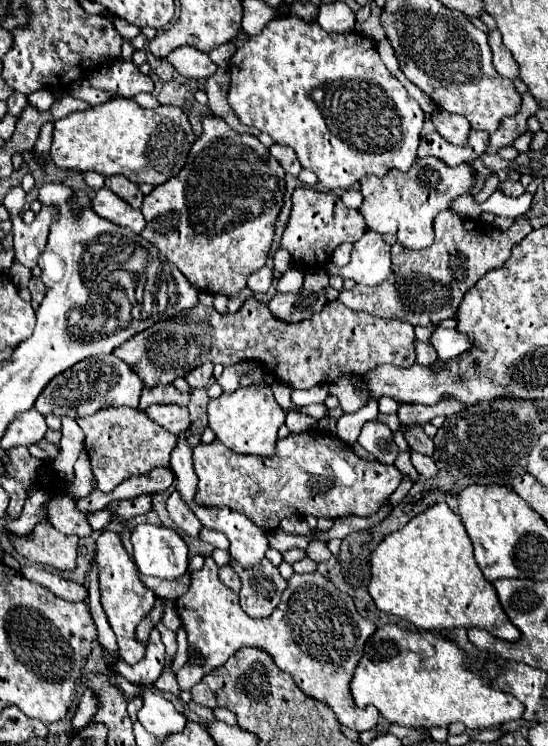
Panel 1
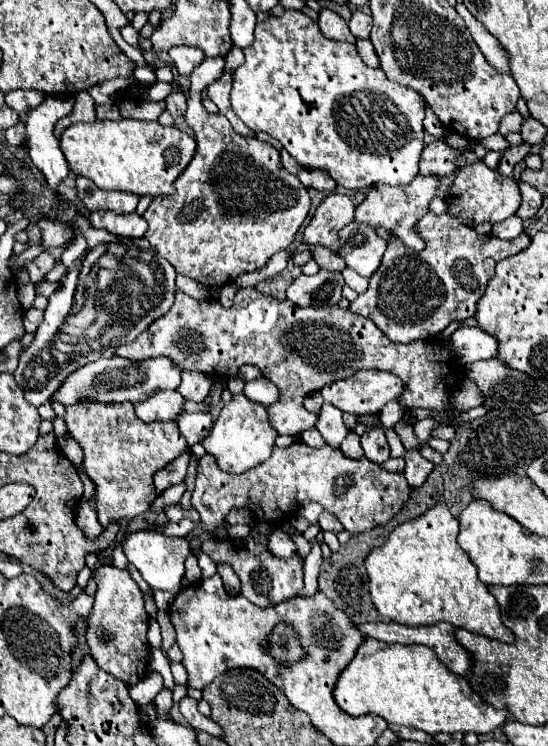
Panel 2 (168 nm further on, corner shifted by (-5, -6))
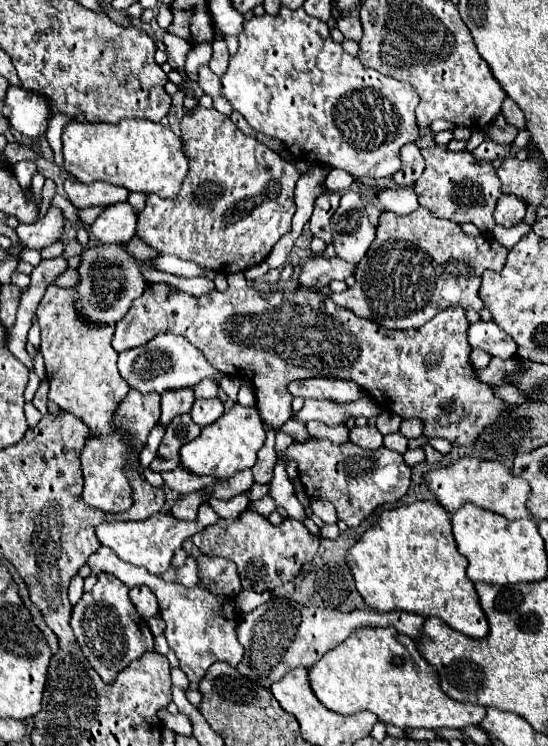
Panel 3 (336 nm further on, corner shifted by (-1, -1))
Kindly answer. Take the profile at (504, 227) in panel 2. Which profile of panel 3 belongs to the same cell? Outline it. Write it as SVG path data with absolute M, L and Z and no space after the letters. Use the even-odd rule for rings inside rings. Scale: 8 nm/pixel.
M525 222L517 224L517 226L511 226L511 228L495 226L495 230L493 230L493 238L497 238L497 242L509 250L513 244L519 242L521 236L525 236L525 232L527 232L527 234L531 232L531 226L525 224Z

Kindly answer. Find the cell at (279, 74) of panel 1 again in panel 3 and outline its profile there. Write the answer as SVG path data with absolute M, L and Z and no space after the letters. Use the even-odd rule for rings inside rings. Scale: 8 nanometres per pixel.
M281 8L281 12L277 16L253 16L251 20L247 20L243 24L243 32L239 34L239 50L237 54L229 60L229 68L227 72L221 76L221 92L223 96L227 96L227 100L231 102L231 106L243 114L243 118L249 122L249 126L255 130L255 132L261 132L265 136L271 136L271 138L277 138L281 140L287 150L291 152L293 158L297 160L307 160L309 164L329 164L331 168L341 168L345 172L349 172L353 178L363 178L363 176L369 176L369 178L385 178L385 176L391 176L393 172L397 172L401 168L401 160L399 160L399 150L403 144L409 144L409 142L415 142L415 138L419 136L419 126L417 126L417 120L415 120L415 108L417 108L417 92L405 84L405 82L399 82L399 80L393 80L393 78L387 78L383 76L381 72L377 70L371 70L367 66L363 66L359 62L359 58L355 56L349 56L341 44L333 42L331 36L329 36L329 28L325 22L309 16L303 8L297 8L297 10L289 10L289 8Z

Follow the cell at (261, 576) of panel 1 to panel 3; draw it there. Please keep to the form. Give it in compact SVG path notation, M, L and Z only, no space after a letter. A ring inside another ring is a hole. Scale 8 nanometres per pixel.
M243 510L237 518L219 518L201 534L195 534L193 544L207 556L223 556L237 564L243 590L265 592L293 580L305 562L311 562L319 538L313 536L299 520L285 518L279 526L273 526L267 518L253 510Z

